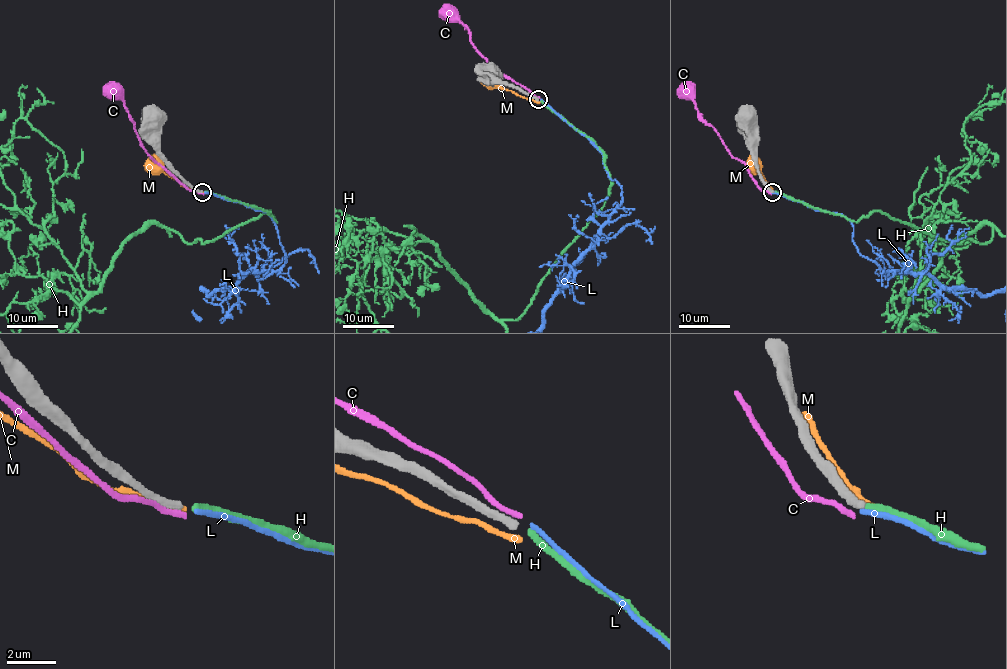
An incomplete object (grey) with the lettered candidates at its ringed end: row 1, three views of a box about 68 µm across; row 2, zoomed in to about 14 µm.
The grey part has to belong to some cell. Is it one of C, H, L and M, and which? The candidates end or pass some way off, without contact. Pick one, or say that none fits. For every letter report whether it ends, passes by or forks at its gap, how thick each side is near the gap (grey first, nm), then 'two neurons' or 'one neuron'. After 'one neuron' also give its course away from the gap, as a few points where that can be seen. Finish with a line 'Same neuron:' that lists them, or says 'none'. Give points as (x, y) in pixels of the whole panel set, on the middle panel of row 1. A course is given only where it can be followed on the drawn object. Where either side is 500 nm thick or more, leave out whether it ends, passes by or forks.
C: it ends there; 320 nm thick on the grey side, 240 nm on the other; two neurons
H: it ends there; 320 nm thick on the grey side, 320 nm on the other; one neuron
L: it ends there; 320 nm thick on the grey side, 190 nm on the other; two neurons
M: it ends there; 320 nm thick on the grey side, 280 nm on the other; two neurons
Same neuron: H

